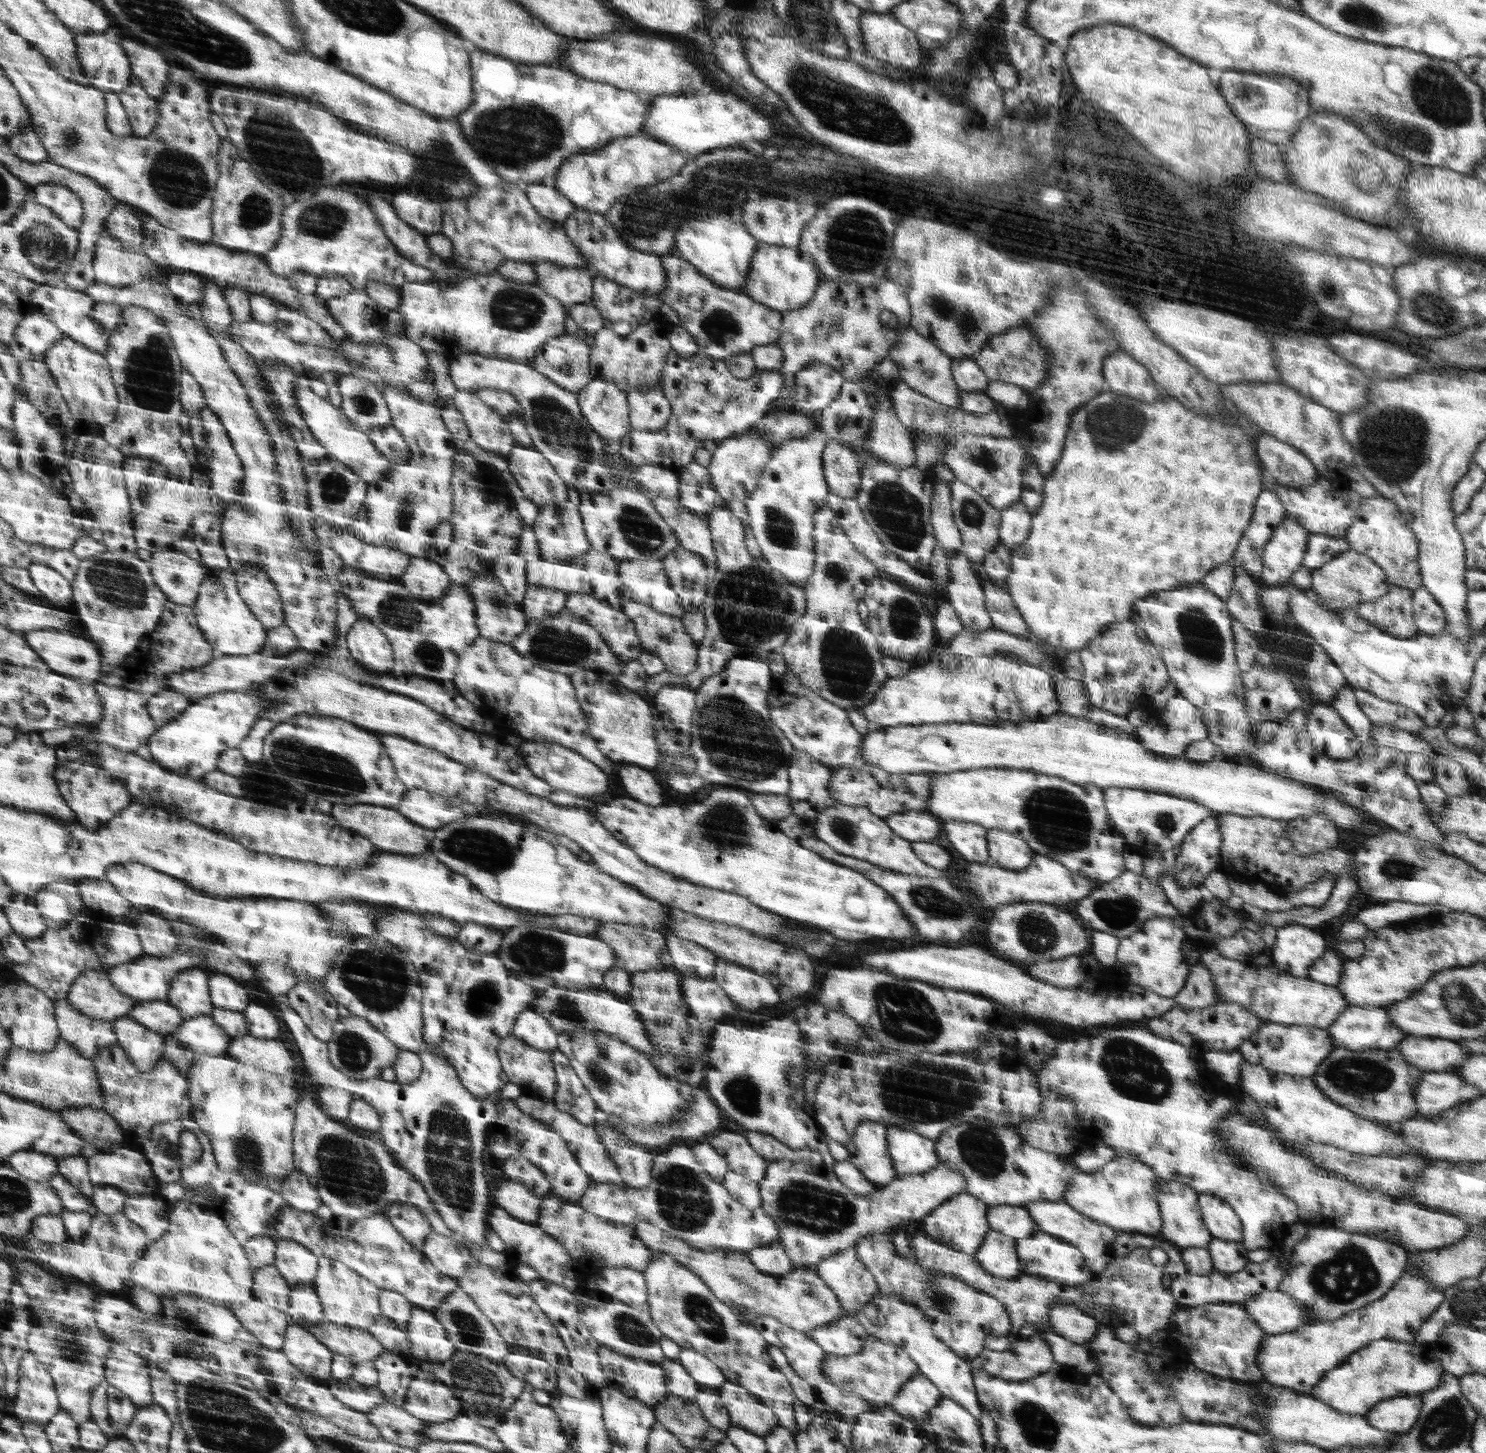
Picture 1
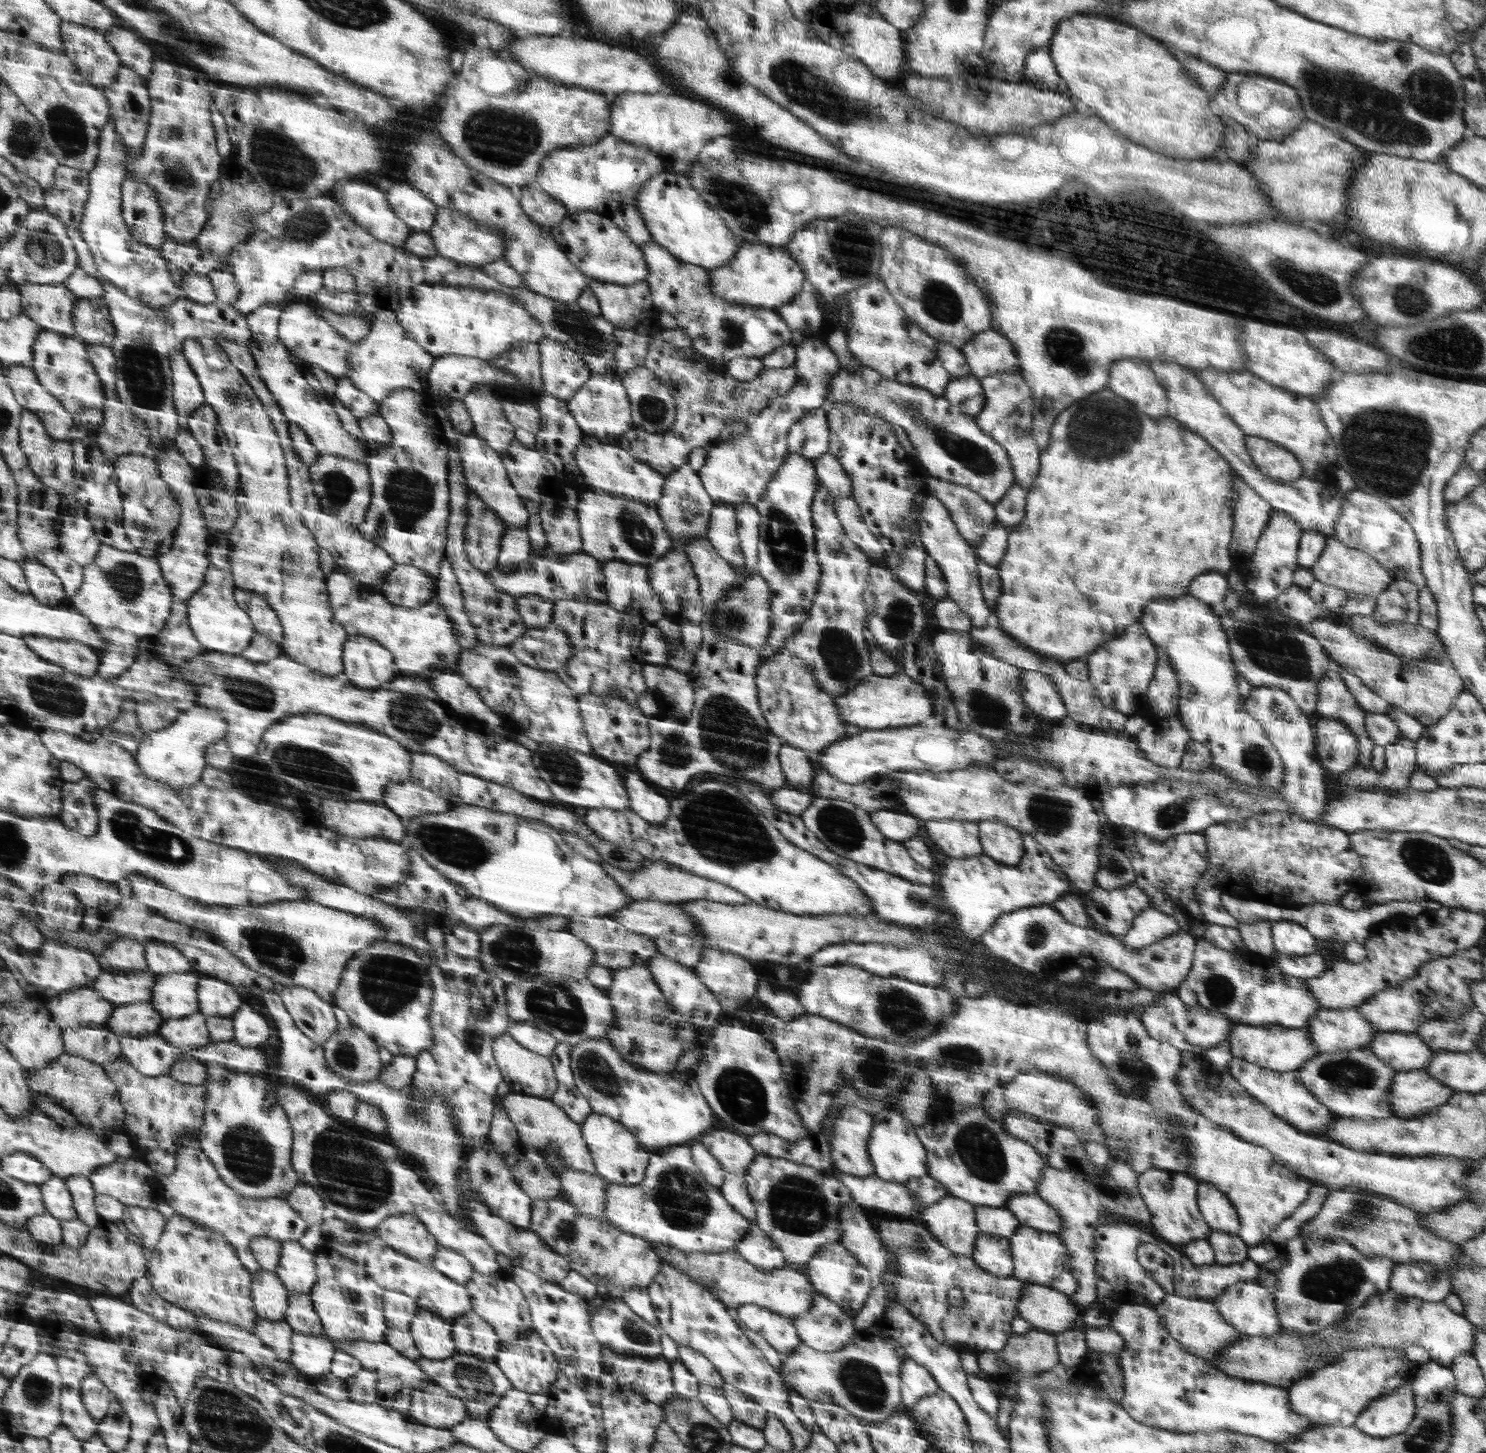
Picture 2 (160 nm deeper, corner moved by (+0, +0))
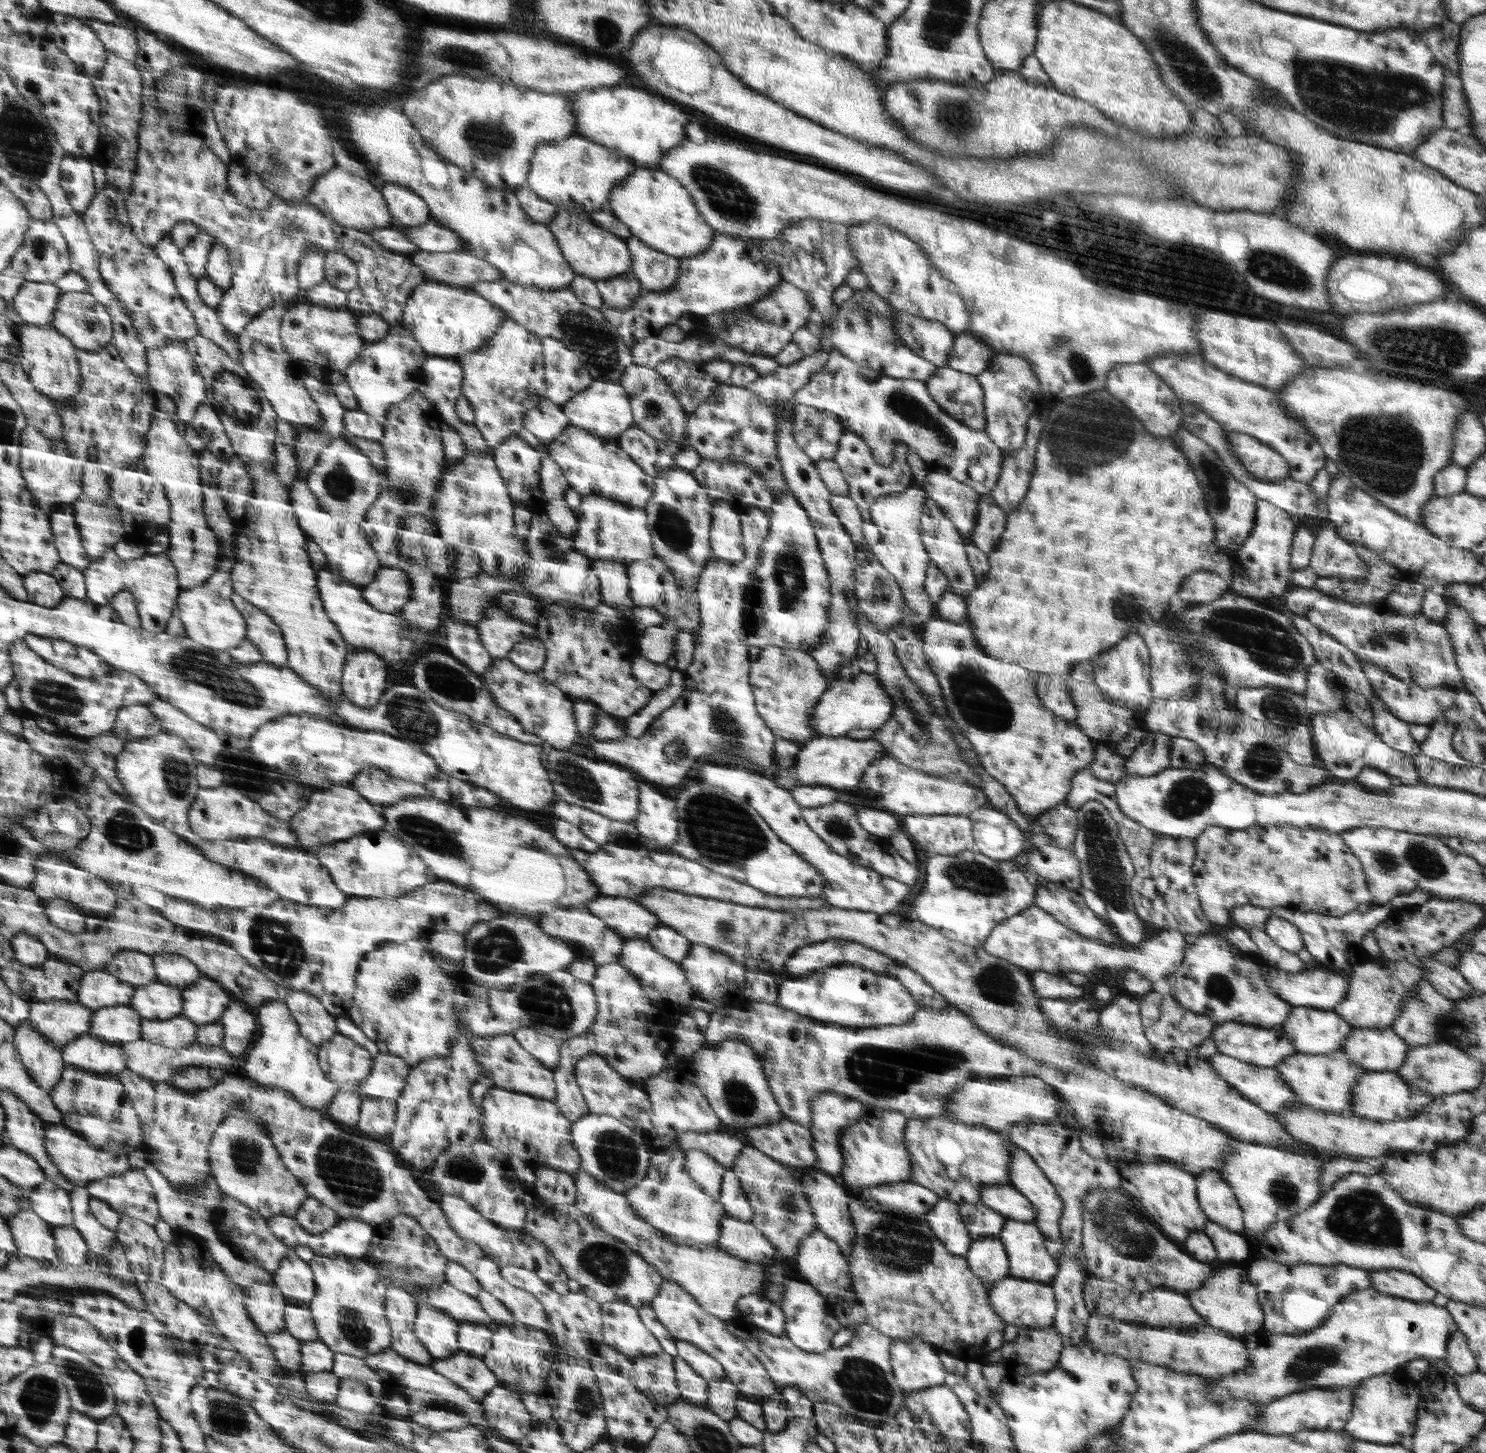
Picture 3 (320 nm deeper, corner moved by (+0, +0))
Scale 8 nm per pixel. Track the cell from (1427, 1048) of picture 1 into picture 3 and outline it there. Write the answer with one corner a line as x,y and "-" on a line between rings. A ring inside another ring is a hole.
1390,1027
1354,1029
1341,1048
1356,1065
1368,1071
1394,1072
1402,1066
1408,1050
1412,1048
1396,1037

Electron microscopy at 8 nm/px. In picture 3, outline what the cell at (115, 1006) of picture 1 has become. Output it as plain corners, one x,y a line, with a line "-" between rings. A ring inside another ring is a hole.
43,1001
32,1008
30,1023
62,1050
94,1028
97,1010
79,1001

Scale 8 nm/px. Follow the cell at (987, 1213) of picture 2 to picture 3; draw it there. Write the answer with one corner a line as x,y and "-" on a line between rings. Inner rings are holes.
981,1202
961,1203
960,1211
973,1242
988,1236
998,1236
1004,1229
1007,1220
1005,1215
992,1210

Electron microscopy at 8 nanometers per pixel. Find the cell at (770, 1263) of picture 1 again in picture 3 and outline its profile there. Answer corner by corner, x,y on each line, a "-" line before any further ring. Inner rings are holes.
730,1215
721,1220
721,1236
717,1247
738,1258
764,1266
776,1264
779,1256
773,1243
751,1221

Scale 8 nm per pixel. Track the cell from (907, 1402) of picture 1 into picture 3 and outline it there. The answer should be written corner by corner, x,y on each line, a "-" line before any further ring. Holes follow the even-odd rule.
896,1337
890,1354
893,1374
908,1394
945,1384
945,1366
931,1342
920,1337

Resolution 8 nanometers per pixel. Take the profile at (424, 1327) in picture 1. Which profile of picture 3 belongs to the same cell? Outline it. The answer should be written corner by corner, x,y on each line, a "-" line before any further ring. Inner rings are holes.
420,1302
416,1319
412,1331
434,1359
452,1357
458,1352
458,1320
425,1302

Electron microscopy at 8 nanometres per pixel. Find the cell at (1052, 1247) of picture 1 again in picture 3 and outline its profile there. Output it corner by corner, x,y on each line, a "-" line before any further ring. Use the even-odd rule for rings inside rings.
1006,1220
997,1237
1008,1251
1010,1276
1051,1282
1059,1262
1046,1250
1046,1238
1033,1222

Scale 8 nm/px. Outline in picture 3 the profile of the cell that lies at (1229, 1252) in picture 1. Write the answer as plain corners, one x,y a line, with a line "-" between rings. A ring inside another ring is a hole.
1208,1221
1202,1232
1206,1233
1217,1252
1217,1257
1223,1261
1245,1260
1250,1254
1251,1245
1240,1235
1217,1222

